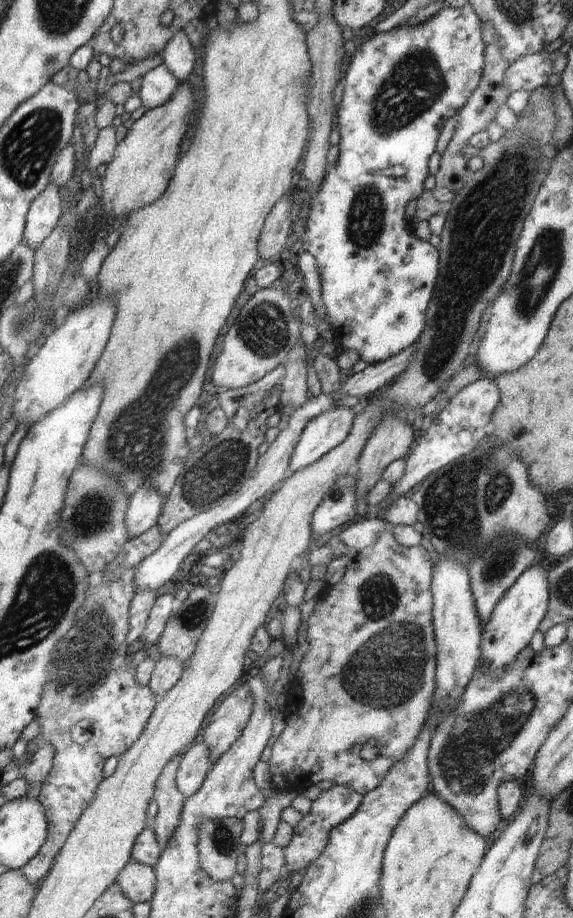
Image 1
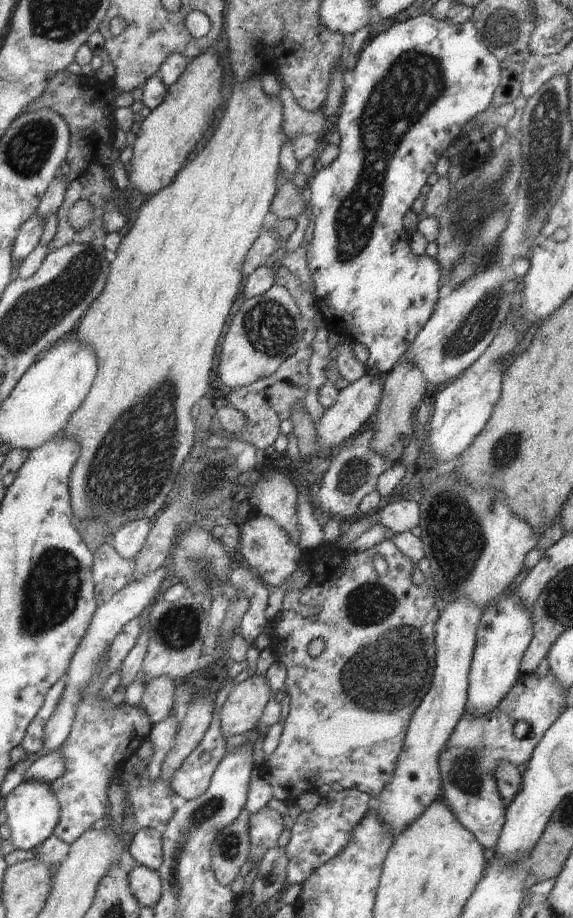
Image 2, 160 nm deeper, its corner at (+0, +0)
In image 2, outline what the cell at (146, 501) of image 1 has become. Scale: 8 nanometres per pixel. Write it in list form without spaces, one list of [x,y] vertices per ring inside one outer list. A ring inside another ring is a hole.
[[[136,519],[122,525],[110,539],[110,544],[126,560],[132,560],[143,549],[150,532],[150,520]]]

